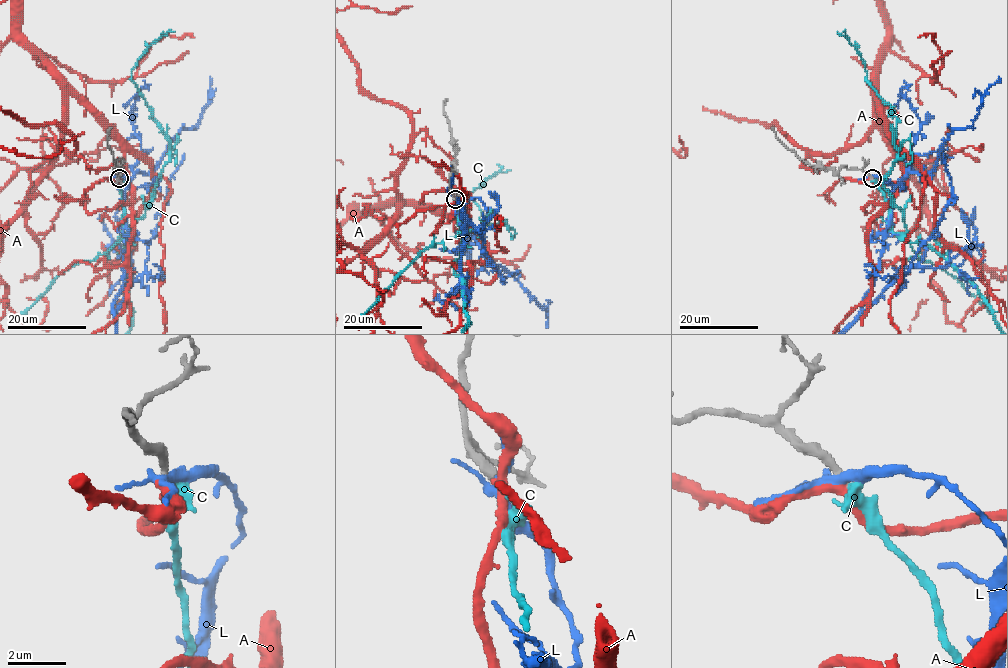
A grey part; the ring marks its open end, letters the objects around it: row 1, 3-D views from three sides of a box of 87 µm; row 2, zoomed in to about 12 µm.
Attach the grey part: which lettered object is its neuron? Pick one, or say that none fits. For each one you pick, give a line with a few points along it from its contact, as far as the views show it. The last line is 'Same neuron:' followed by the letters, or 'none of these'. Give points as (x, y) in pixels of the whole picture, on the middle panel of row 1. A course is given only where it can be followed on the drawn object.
Same neuron: C

